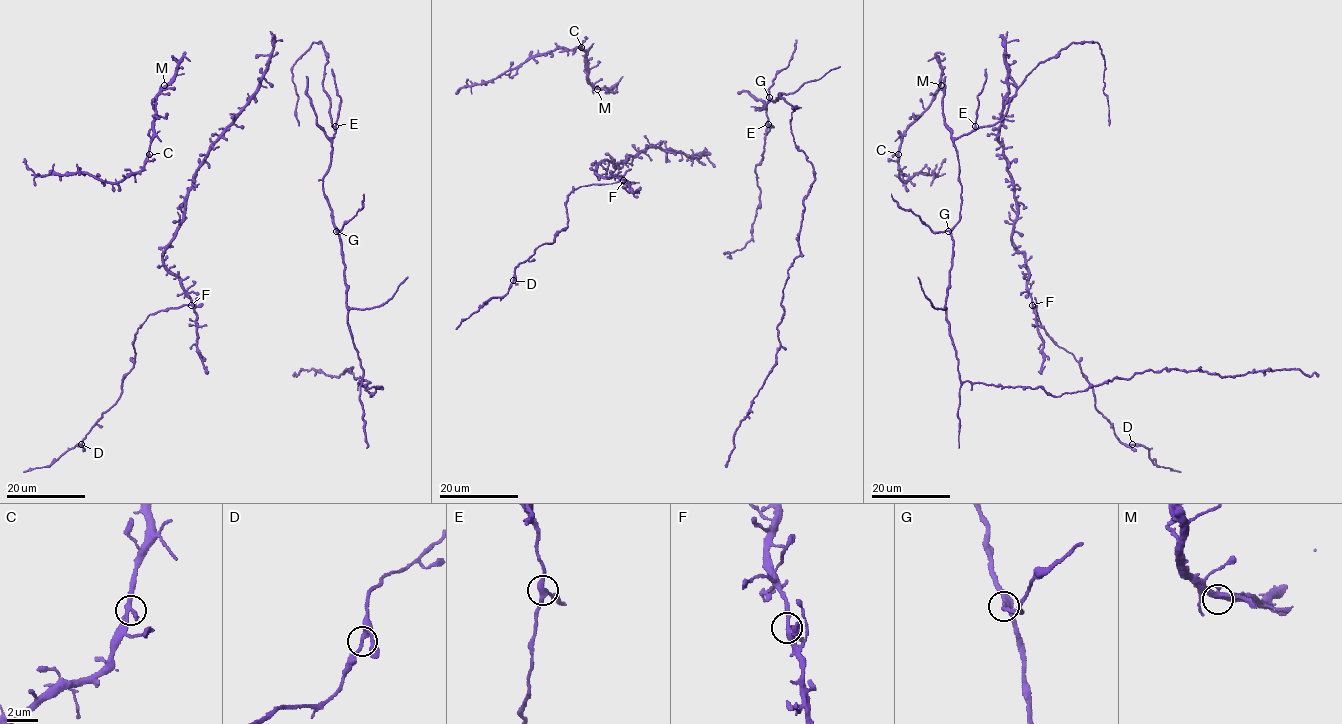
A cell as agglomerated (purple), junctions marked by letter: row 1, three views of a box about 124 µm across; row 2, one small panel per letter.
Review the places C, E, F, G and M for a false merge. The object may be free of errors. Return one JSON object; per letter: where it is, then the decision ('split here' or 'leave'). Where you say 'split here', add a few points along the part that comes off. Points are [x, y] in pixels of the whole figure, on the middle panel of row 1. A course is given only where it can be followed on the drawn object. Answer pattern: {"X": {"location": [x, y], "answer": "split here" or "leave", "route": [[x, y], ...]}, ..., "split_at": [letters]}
{"C": {"location": [581, 47], "answer": "leave"}, "E": {"location": [768, 124], "answer": "leave"}, "F": {"location": [623, 180], "answer": "split here", "route": [[624, 180], [574, 189], [565, 204], [567, 226], [520, 263], [507, 292], [456, 329]]}, "G": {"location": [769, 97], "answer": "leave"}, "M": {"location": [597, 89], "answer": "leave"}, "split_at": ["F"]}

